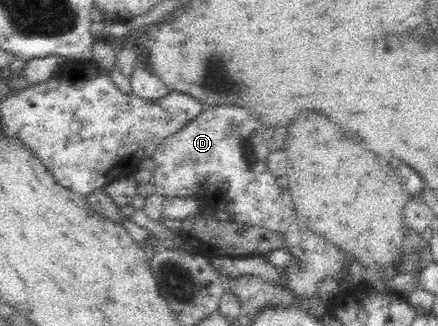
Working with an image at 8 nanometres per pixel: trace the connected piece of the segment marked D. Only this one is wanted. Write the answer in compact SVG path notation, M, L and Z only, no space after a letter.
M206 105L204 112L200 112L194 120L191 120L178 132L164 139L156 149L153 156L155 169L150 182L149 192L163 198L178 196L179 198L198 198L205 206L213 207L222 212L227 212L228 221L238 224L246 224L252 227L262 227L270 232L280 234L285 240L282 249L295 257L296 260L284 268L287 276L286 286L300 298L311 298L315 295L319 285L327 278L340 280L348 274L350 285L371 284L380 291L386 290L387 283L378 279L376 272L360 266L360 263L347 260L330 242L314 234L308 224L296 215L294 204L290 201L289 191L279 188L279 179L274 177L267 167L267 158L270 150L264 140L266 132L260 124L260 120L252 118L252 115L238 105Z

